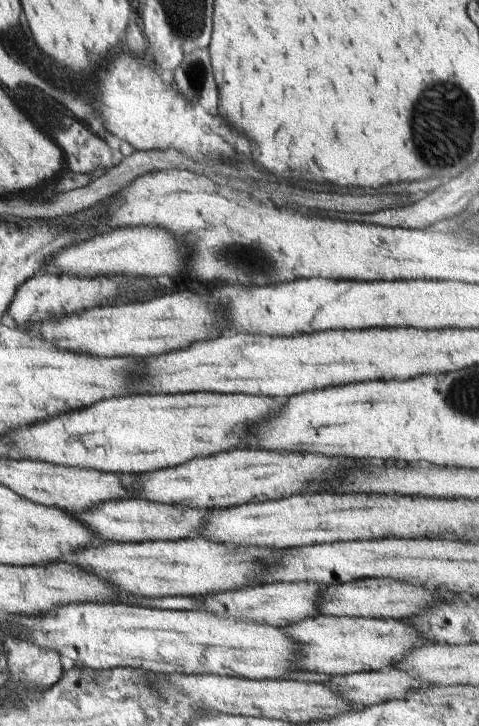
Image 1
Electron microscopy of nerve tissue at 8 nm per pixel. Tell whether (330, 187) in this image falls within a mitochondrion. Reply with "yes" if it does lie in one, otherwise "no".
no

